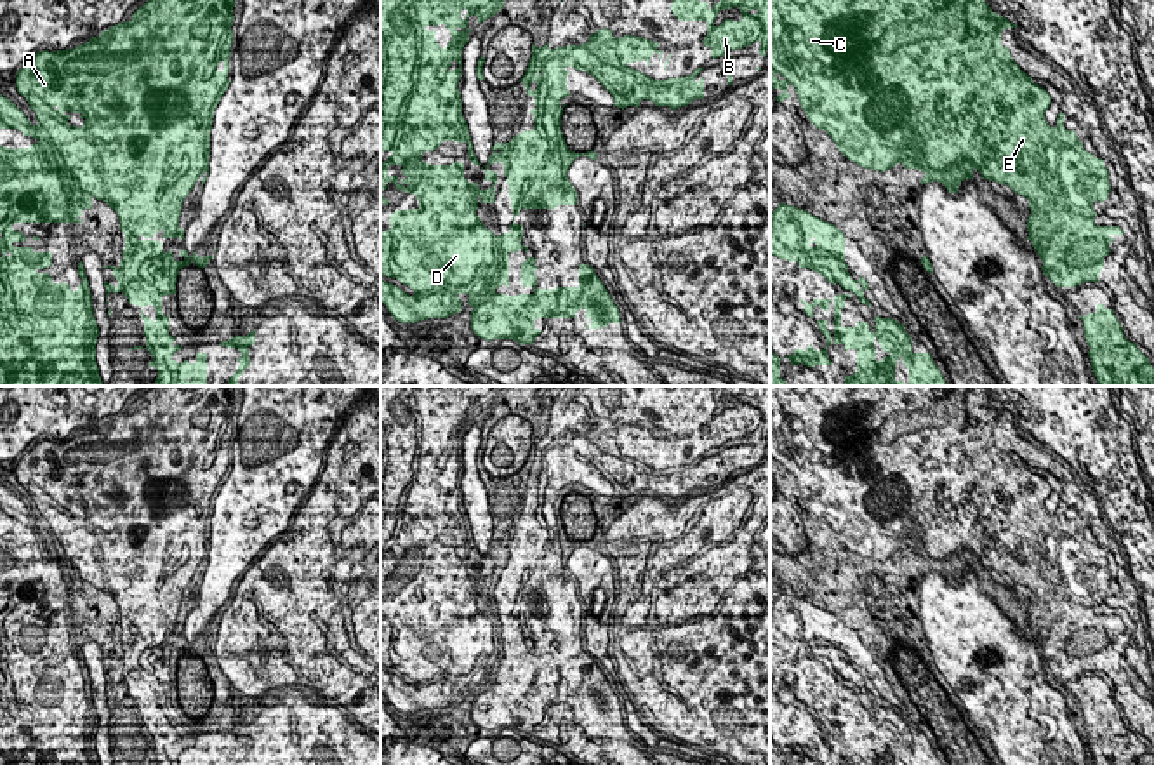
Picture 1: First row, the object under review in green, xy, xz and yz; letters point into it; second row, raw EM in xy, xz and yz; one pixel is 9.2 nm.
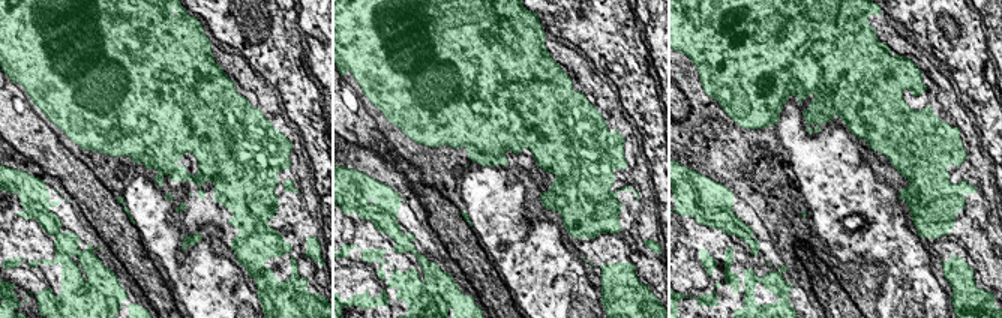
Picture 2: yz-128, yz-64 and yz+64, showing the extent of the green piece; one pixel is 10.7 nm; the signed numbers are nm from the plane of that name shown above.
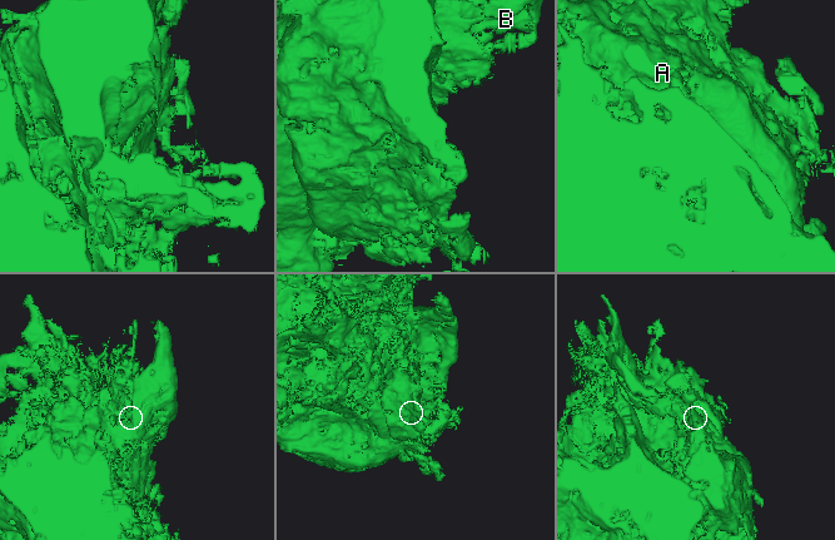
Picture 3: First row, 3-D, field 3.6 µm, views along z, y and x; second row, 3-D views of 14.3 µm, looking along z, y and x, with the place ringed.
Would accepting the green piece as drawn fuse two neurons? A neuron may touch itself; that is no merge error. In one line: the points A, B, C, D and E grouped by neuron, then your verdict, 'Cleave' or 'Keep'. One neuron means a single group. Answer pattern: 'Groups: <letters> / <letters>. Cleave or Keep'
Groups: A B C D E. Keep

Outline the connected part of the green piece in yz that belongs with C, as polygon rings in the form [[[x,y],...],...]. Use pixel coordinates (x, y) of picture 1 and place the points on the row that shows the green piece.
[[[770,0],[770,85],[782,92],[775,97],[779,103],[789,99],[787,87],[796,89],[801,108],[808,120],[820,130],[826,130],[836,143],[838,150],[860,167],[885,172],[897,163],[905,169],[916,169],[925,174],[921,184],[937,181],[942,183],[949,193],[958,193],[965,179],[973,179],[978,170],[982,179],[996,181],[1010,186],[1017,195],[1029,200],[1031,216],[1027,219],[1027,240],[1043,261],[1043,275],[1057,287],[1076,287],[1084,282],[1100,282],[1104,257],[1109,256],[1109,245],[1114,243],[1114,235],[1124,235],[1119,226],[1097,226],[1093,210],[1095,202],[1109,198],[1109,170],[1102,158],[1088,153],[1074,130],[1064,127],[1065,113],[1058,113],[1057,125],[1050,127],[1045,111],[1051,104],[1051,96],[1032,82],[1032,78],[1020,70],[1013,61],[1010,49],[1001,45],[1001,31],[1017,28],[1006,17],[991,10],[985,0]]]

